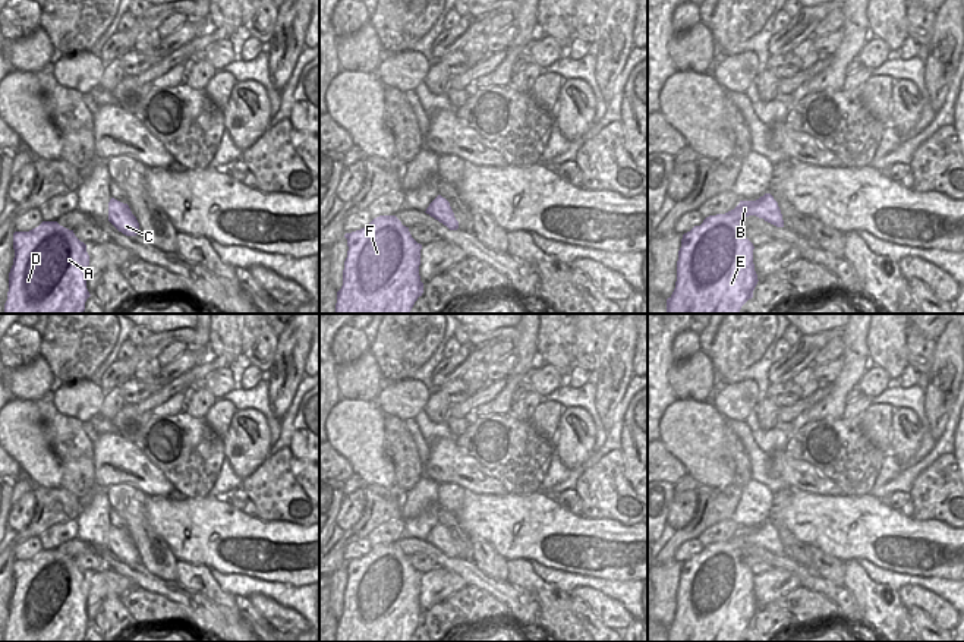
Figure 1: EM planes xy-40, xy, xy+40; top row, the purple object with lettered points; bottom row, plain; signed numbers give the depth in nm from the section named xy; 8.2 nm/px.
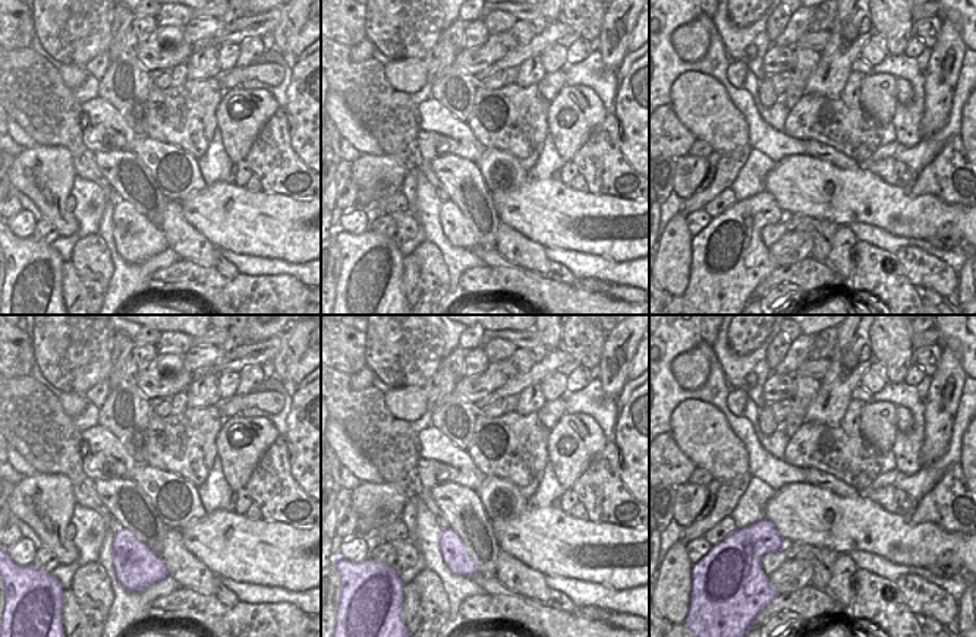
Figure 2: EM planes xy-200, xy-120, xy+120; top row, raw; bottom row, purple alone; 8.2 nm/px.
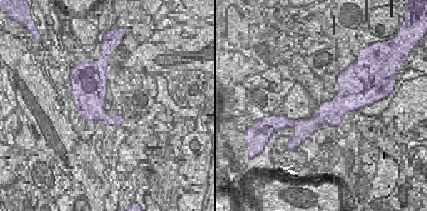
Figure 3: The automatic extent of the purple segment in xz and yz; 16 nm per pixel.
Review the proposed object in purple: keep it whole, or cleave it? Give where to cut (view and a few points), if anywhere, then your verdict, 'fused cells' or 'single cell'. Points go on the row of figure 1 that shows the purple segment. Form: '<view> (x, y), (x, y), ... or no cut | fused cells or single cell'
no cut | single cell

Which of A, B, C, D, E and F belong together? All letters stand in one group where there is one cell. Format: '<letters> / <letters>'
A B C D E F

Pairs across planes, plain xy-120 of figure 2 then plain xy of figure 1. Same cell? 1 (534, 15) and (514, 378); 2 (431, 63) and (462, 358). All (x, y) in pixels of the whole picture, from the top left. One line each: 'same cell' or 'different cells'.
1: different cells
2: same cell

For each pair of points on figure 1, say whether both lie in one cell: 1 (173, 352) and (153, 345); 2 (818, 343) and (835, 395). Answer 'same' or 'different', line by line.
1: different
2: different

